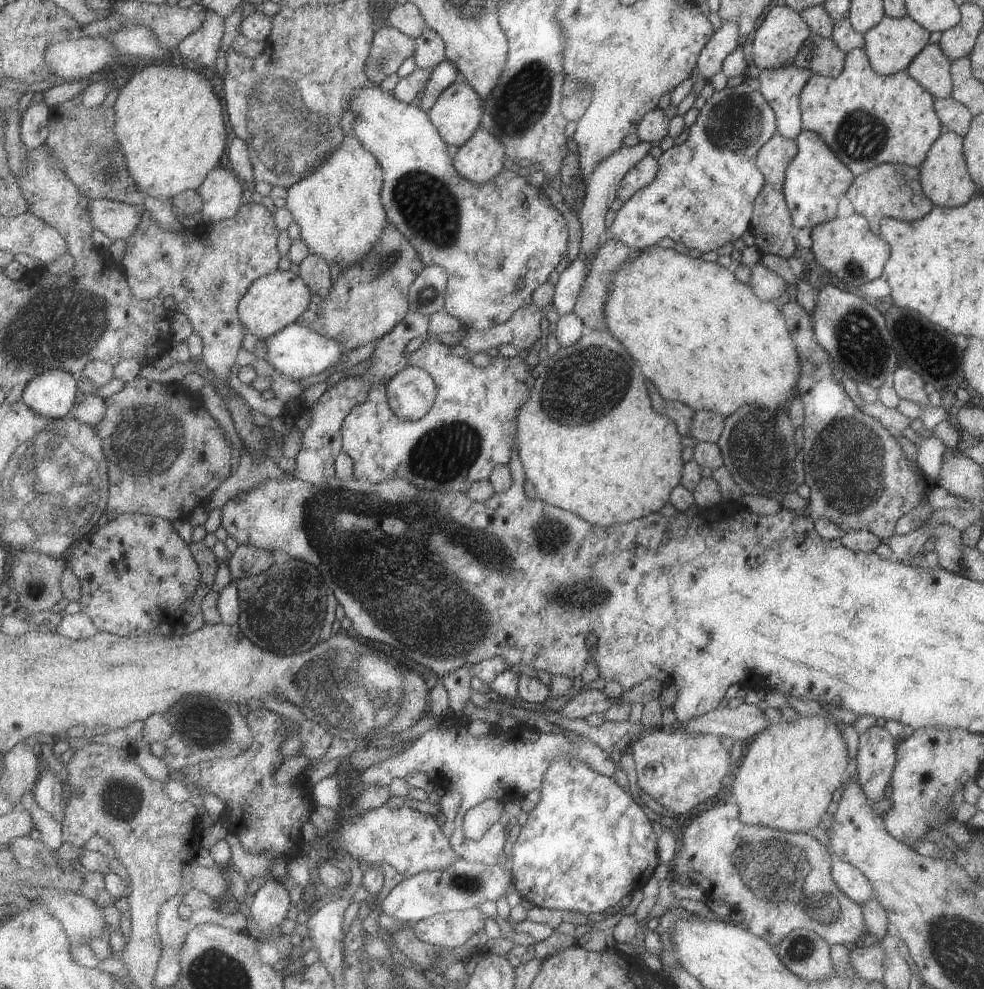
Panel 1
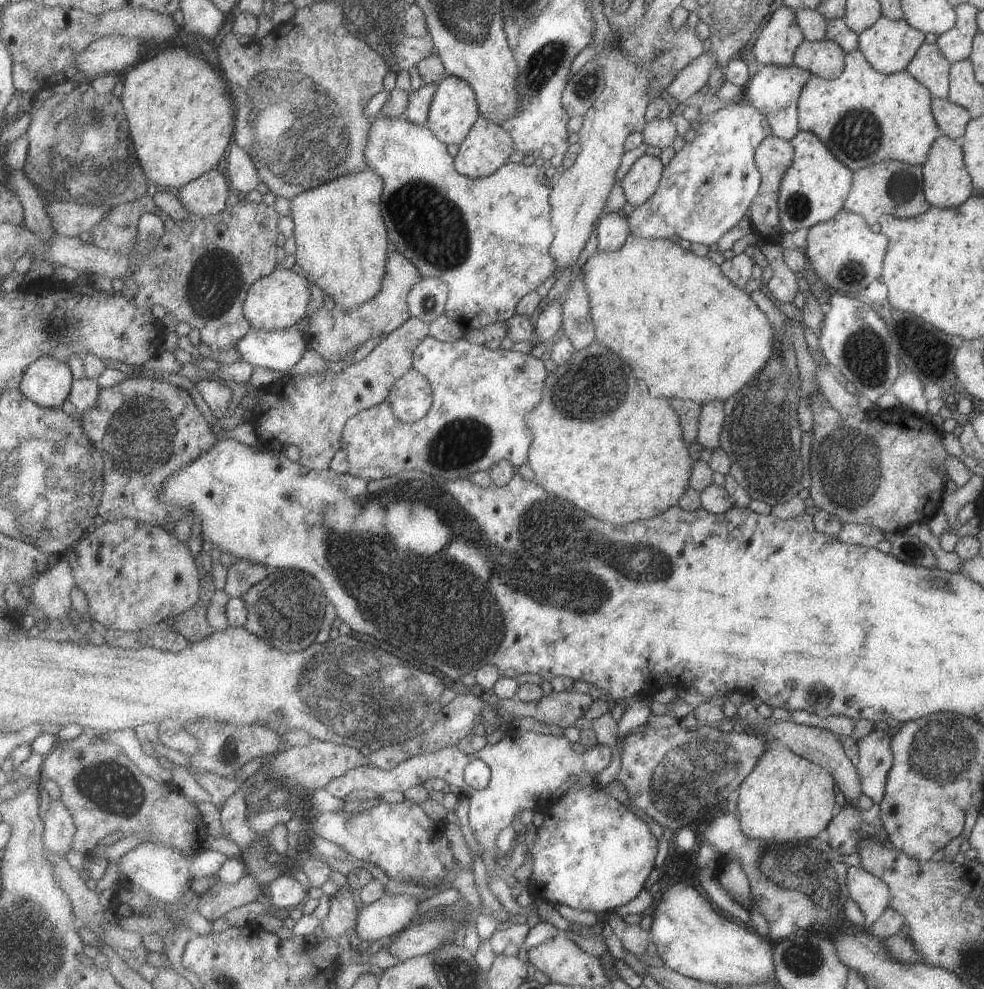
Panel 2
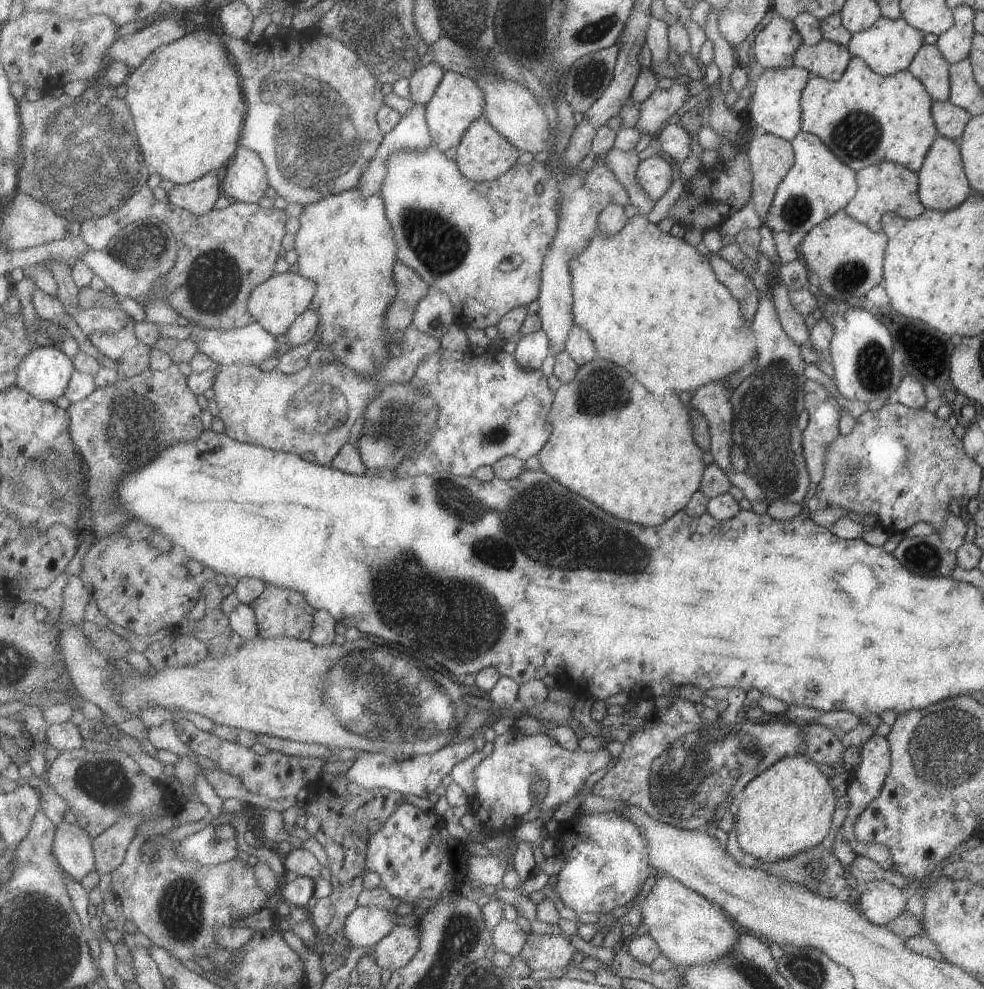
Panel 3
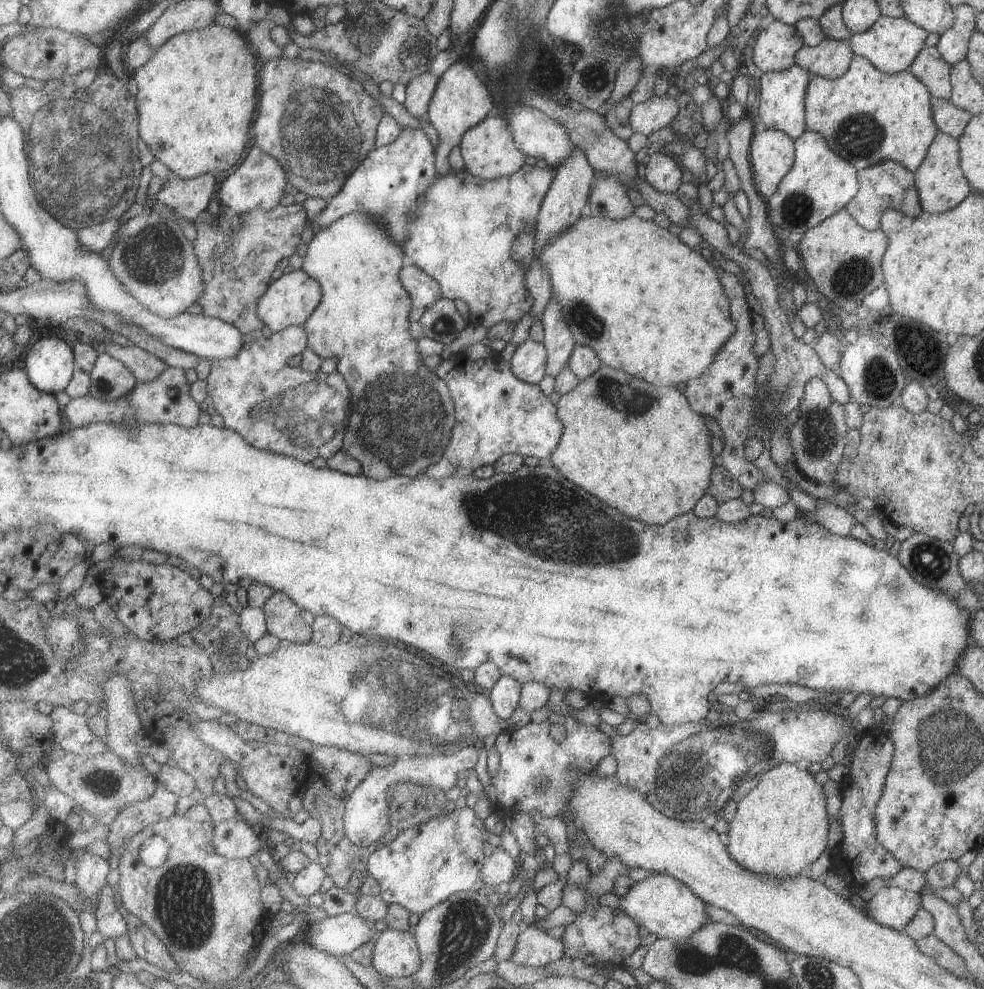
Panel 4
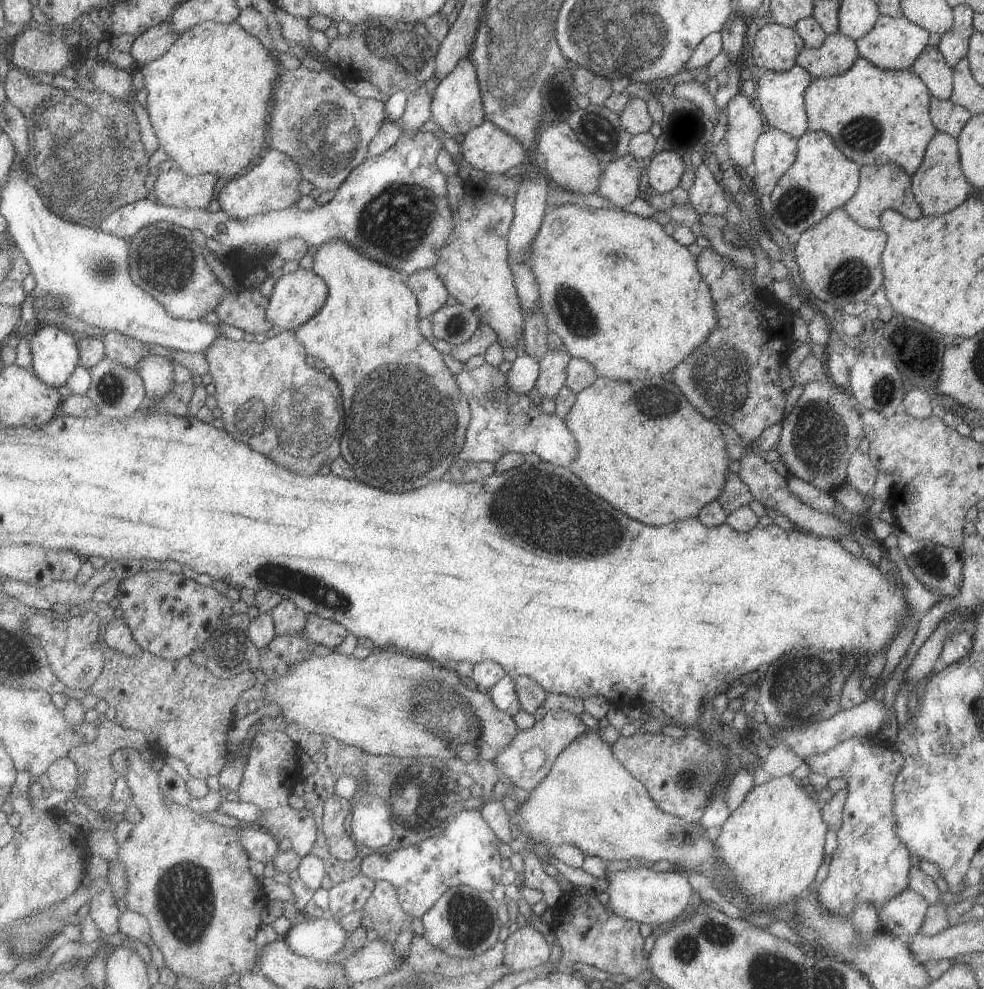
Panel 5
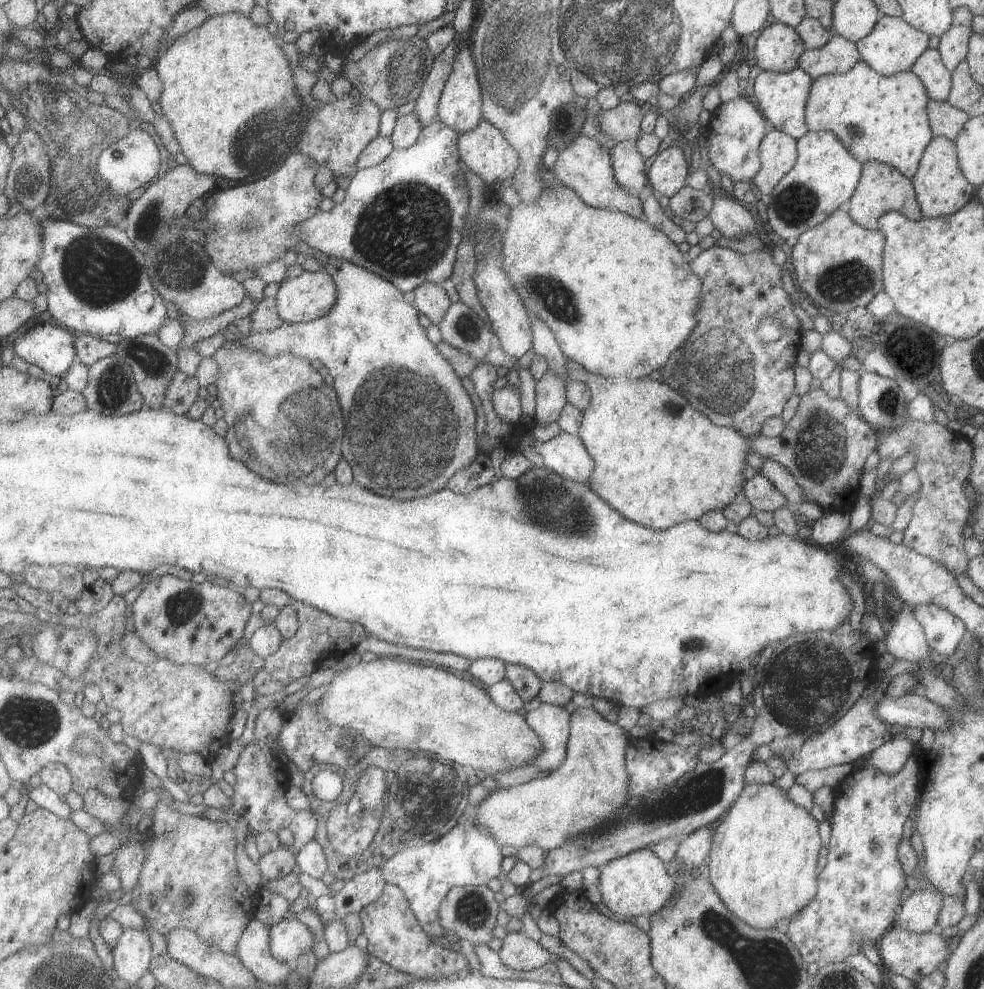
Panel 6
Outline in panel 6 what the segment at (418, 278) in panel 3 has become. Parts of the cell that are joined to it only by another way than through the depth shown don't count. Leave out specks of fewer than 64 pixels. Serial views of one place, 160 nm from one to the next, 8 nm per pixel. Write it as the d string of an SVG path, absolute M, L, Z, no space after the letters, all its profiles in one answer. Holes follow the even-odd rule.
M435 282L421 284L419 288L415 288L410 298L420 313L428 317L436 326L443 322L443 318L445 318L451 305L443 285Z

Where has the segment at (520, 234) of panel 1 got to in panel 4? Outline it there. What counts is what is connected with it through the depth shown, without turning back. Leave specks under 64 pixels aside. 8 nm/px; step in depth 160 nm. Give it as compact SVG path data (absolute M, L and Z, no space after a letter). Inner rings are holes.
M527 164L517 172L496 179L482 179L467 170L450 168L448 175L438 174L432 188L425 193L424 201L414 211L408 228L409 238L404 246L407 262L433 275L441 283L445 298L457 298L467 304L470 326L488 329L501 321L517 323L531 308L532 298L526 289L525 271L512 259L512 242L525 225L534 222L553 177L552 169L538 169Z

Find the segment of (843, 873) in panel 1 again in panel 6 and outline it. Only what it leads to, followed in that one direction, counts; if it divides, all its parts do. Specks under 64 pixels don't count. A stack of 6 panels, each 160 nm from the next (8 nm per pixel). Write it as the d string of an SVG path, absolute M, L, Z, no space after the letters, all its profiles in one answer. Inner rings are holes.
M937 890L908 893L899 906L899 918L894 918L899 928L913 933L936 931L937 914L941 910L943 895Z

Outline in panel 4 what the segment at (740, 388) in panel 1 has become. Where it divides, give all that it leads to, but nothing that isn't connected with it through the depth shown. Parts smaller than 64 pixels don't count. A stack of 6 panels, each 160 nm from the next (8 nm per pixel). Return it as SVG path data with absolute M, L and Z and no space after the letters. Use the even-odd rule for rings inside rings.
M633 213L619 220L611 220L607 217L597 218L591 214L584 218L579 217L571 223L571 226L554 234L552 239L544 244L536 260L549 275L550 293L560 306L562 317L571 331L575 344L592 348L601 365L626 372L629 376L647 380L651 384L673 386L673 384L683 384L685 380L695 376L698 377L709 366L721 343L725 342L725 339L729 338L735 330L727 299L717 278L715 264L710 261L705 252L695 252L690 246L683 244L677 235L659 227L653 219L641 219Z

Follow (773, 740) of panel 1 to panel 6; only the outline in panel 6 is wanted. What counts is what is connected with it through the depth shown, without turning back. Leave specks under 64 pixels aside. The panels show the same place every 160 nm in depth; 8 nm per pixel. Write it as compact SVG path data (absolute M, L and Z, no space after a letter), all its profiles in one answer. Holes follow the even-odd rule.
M753 783L744 784L743 789L733 805L727 810L726 814L716 823L713 828L712 842L709 850L709 863L704 873L707 876L709 883L719 899L725 904L725 907L742 922L745 922L753 929L774 929L779 920L784 918L792 919L796 913L799 913L805 904L816 894L817 886L817 857L820 847L823 845L819 836L819 822L815 820L805 808L795 806L787 796L785 790L776 788L772 783Z

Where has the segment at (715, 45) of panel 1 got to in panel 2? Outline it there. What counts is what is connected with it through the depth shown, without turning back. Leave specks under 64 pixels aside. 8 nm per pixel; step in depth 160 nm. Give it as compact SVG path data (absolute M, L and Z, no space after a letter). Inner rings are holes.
M710 50L706 54L701 53L695 60L676 72L665 91L677 104L684 104L689 96L697 93L701 86L705 86L709 71L714 67L716 60Z

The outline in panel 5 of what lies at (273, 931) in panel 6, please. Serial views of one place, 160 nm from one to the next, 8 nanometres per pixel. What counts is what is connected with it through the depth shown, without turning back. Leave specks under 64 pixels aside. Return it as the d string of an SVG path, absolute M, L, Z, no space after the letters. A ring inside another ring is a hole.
M333 915L327 919L311 918L301 922L290 927L282 938L297 954L314 960L330 961L339 950L345 948L349 936L351 932L341 924L341 919Z

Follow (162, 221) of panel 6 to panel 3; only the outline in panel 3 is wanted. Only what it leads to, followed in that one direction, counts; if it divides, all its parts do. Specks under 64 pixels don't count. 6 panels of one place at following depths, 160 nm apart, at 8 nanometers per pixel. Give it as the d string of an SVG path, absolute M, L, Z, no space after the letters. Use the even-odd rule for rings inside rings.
M216 171L186 185L174 185L167 192L169 202L198 215L207 214L215 208L221 196L222 182Z

